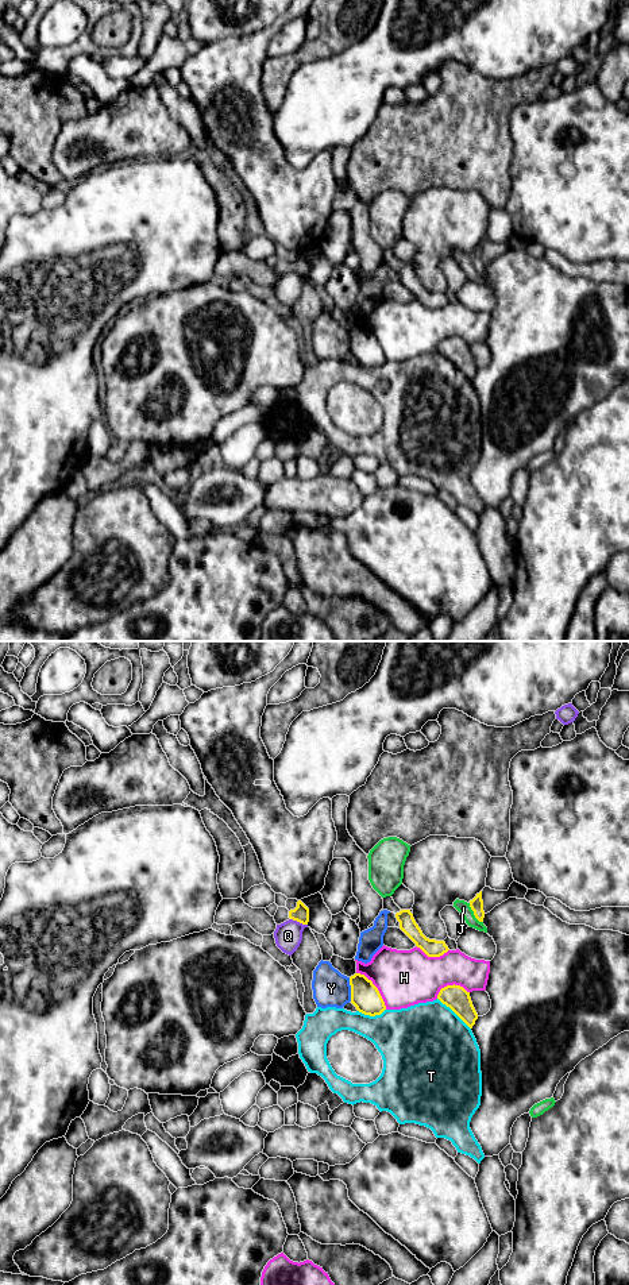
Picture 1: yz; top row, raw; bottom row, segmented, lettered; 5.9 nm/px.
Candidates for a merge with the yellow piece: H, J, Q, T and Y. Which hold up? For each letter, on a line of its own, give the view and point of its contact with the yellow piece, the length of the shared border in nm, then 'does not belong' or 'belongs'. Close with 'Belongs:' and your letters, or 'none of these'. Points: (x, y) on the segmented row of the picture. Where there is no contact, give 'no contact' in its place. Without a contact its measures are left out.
H: yz (377, 988) | 280 nm | does not belong
J: yz (474, 914) | 150 nm | does not belong
Q: yz (298, 921) | 110 nm | does not belong
T: yz (454, 1011) | 280 nm | does not belong
Y: yz (351, 990) | 140 nm | does not belong
Belongs: none of these

